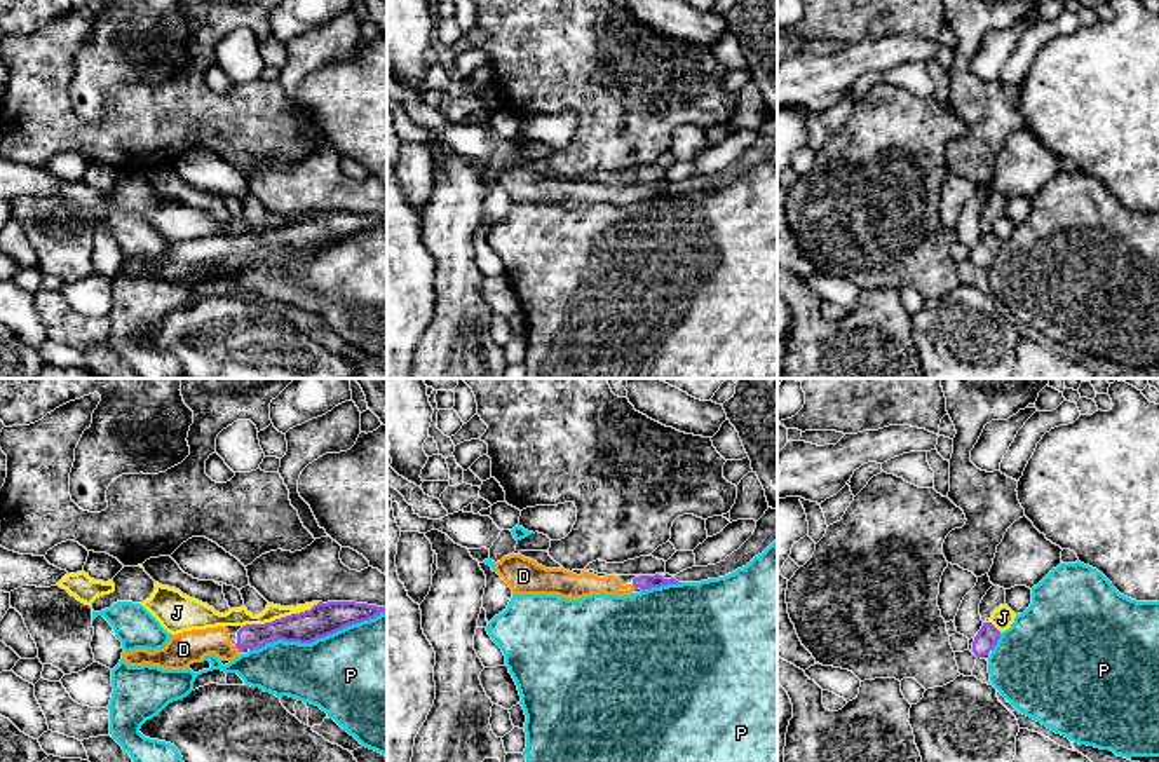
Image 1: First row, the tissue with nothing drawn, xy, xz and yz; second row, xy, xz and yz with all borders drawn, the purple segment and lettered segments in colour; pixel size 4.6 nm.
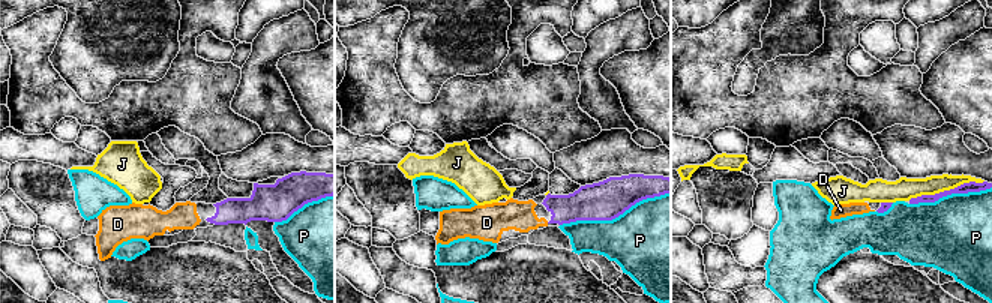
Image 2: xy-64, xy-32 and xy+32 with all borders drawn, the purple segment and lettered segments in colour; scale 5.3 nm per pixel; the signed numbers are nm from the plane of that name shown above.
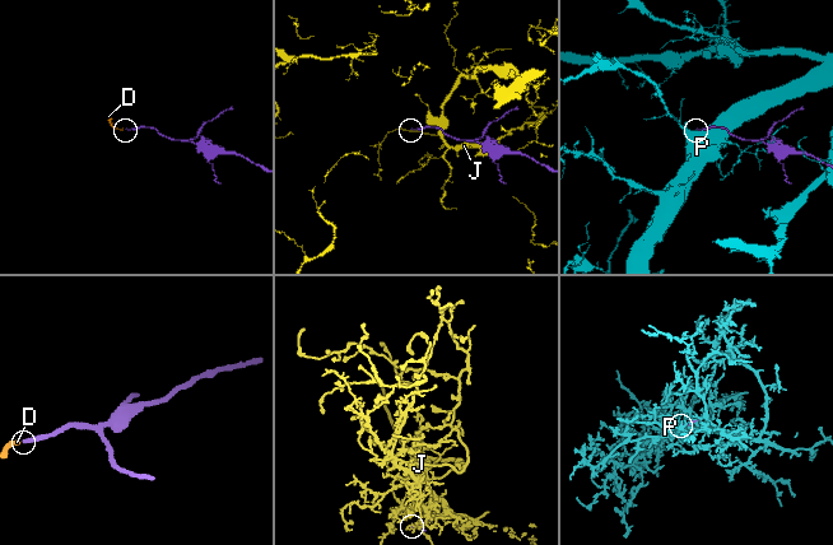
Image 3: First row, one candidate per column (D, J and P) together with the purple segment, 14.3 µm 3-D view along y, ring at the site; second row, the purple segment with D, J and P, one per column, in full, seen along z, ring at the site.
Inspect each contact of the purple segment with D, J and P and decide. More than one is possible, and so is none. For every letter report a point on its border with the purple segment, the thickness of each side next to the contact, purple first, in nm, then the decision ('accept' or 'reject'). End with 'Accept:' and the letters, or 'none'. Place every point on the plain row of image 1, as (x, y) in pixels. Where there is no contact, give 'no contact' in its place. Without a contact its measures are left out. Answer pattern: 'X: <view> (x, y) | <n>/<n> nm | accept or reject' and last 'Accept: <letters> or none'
D: xy (237, 257) | 120/160 nm | accept
J: xy (281, 227) | 150/80 nm | reject
P: xy (318, 246) | 150/440 nm | reject
Accept: D

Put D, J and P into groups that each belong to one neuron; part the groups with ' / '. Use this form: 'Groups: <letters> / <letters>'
Groups: D / J / P

